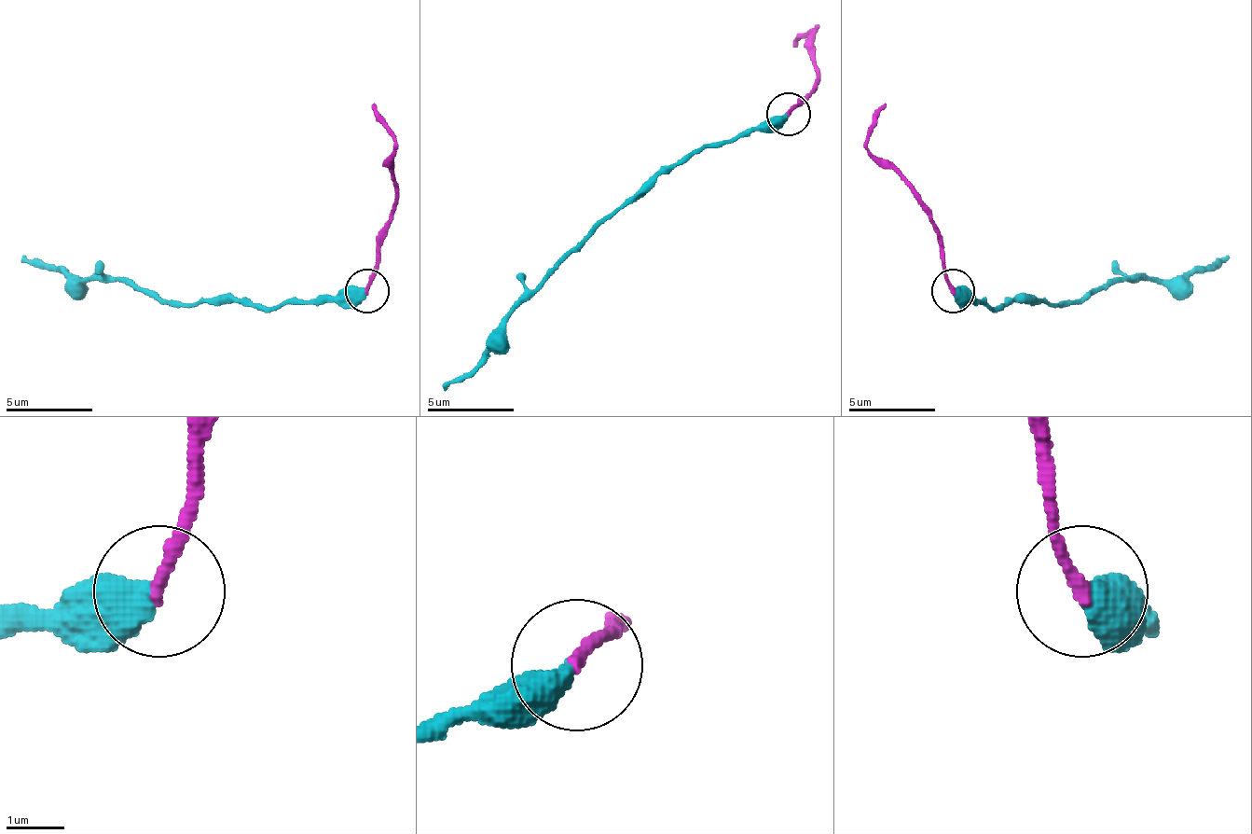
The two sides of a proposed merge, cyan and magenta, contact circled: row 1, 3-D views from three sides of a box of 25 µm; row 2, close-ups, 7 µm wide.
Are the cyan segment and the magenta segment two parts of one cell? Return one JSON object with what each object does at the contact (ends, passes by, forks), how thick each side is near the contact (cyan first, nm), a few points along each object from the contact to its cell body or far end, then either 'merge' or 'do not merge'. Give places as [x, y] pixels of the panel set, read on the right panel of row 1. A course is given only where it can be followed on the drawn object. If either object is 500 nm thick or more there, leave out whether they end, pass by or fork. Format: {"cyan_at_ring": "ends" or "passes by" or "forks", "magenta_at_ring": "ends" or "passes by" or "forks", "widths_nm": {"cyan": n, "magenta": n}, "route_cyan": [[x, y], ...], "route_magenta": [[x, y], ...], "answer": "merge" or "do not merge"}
{"widths_nm": {"cyan": 550, "magenta": 220}, "route_cyan": [[954, 291], [984, 300], [993, 309], [1006, 300], [1080, 304], [1115, 283], [1189, 278], [1224, 261]], "route_magenta": [[954, 291], [945, 274], [941, 230], [928, 204], [867, 147], [867, 131], [885, 104]], "answer": "do not merge"}

